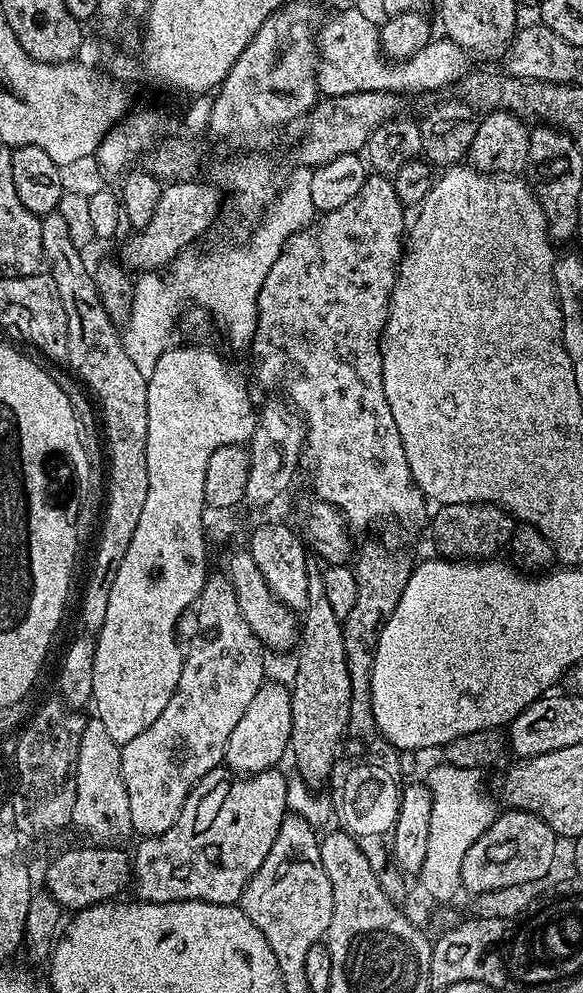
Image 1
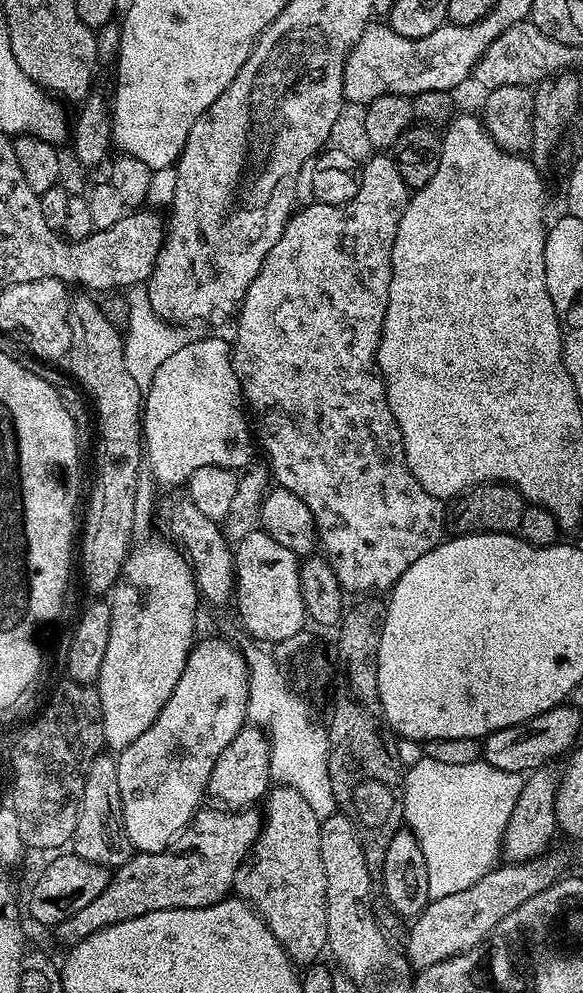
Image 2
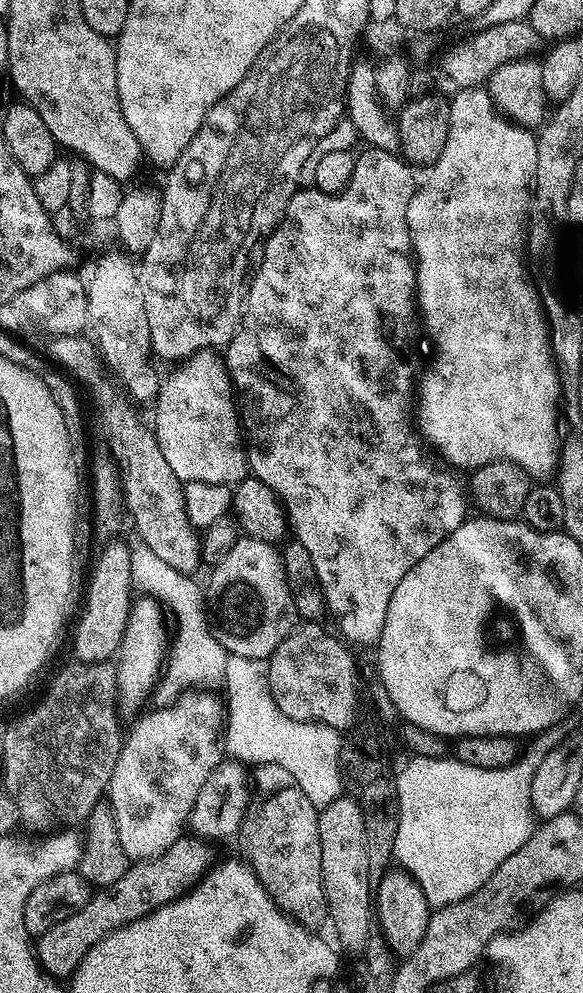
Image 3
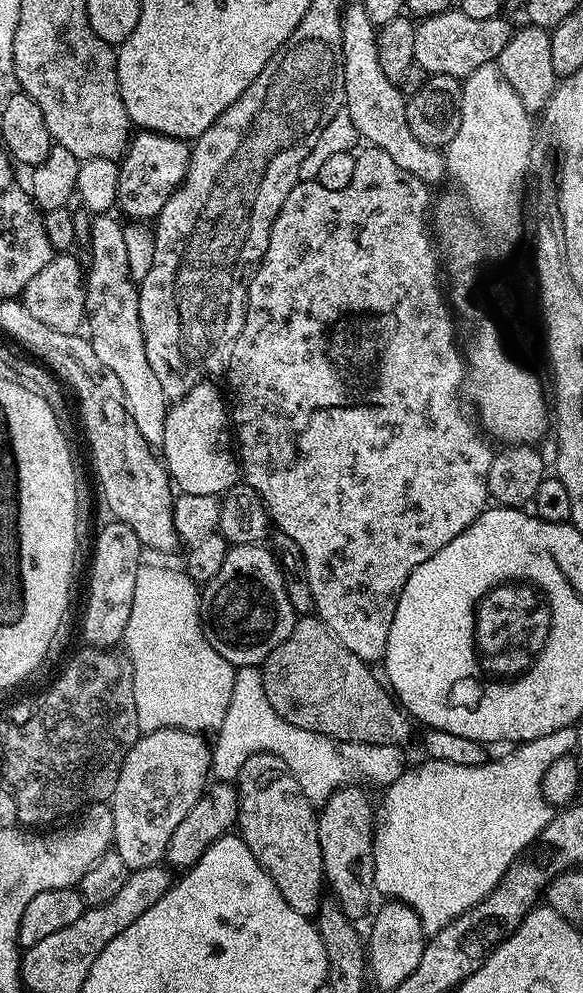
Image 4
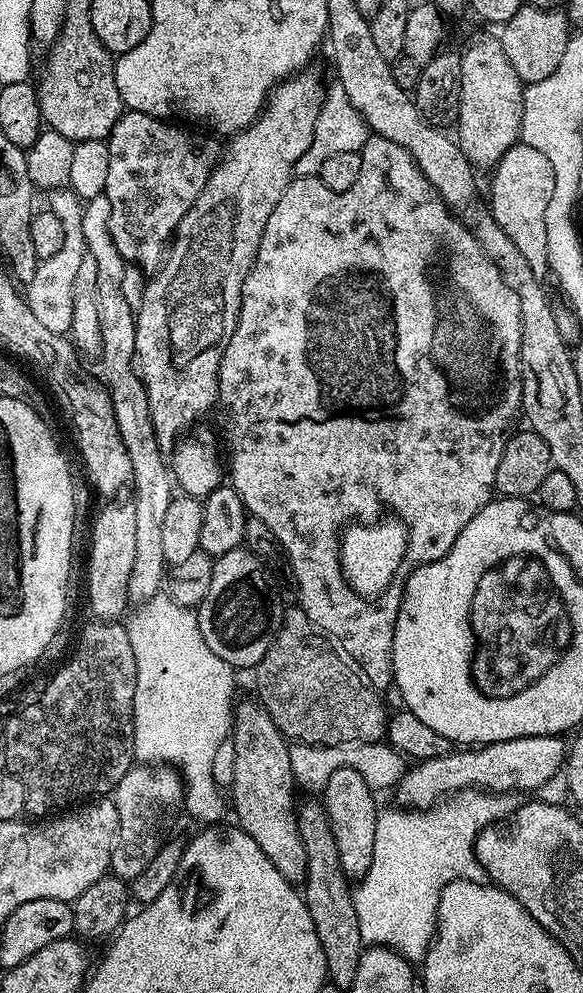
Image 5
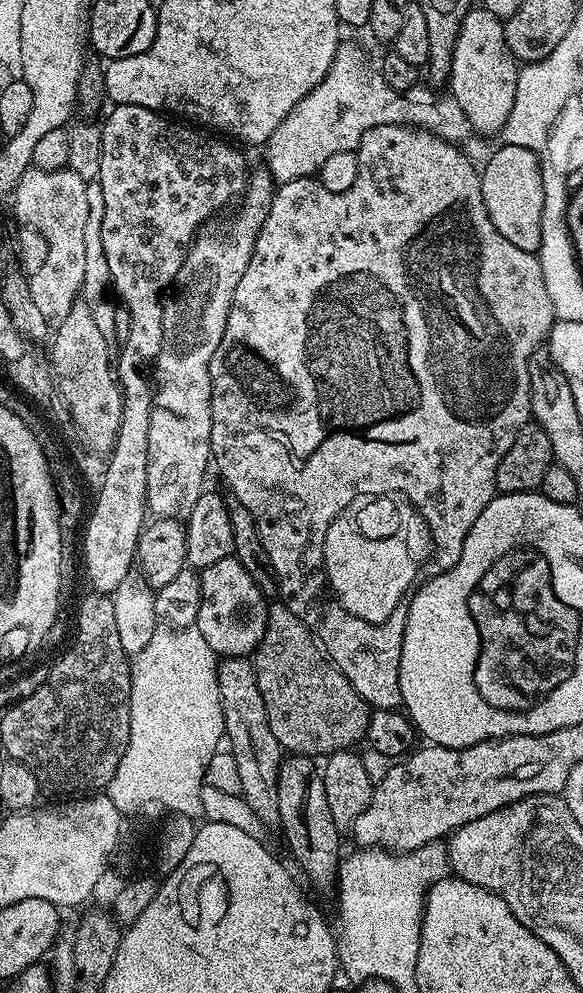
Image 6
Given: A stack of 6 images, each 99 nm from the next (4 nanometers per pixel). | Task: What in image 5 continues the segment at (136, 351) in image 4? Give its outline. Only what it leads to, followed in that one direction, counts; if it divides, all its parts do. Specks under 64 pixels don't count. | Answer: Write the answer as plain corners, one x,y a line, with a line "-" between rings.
102,195
94,197
84,204
82,232
87,243
88,252
94,255
97,263
96,302
98,323
102,346
98,362
102,372
101,381
114,406
115,421
118,422
119,436
123,439
126,452
133,467
130,488
136,491
134,499
134,567
130,570
128,599
139,606
157,595
166,580
166,565
162,554
162,525
166,509
174,495
174,482
164,460
163,451
154,428
149,420
149,400
146,398
145,386
141,382
135,367
134,334
136,333
135,313
122,296
122,274
126,262
118,254
109,232
110,200

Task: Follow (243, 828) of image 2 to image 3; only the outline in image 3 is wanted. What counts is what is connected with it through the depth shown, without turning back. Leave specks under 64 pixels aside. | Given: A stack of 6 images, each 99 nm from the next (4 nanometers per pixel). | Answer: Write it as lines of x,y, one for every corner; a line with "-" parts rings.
192,834
176,840
174,846
170,846
158,858
129,863
126,874
122,874
122,878
118,878
118,882
114,882
111,888
97,891
90,902
82,906
82,910
70,914
70,918
50,926
50,930
35,937
34,951
41,969
49,976
71,977
78,962
82,962
85,954
95,944
102,942
106,934
130,922
138,922
138,918
147,916
163,904
172,904
191,892
213,867
211,847
213,845
207,839

